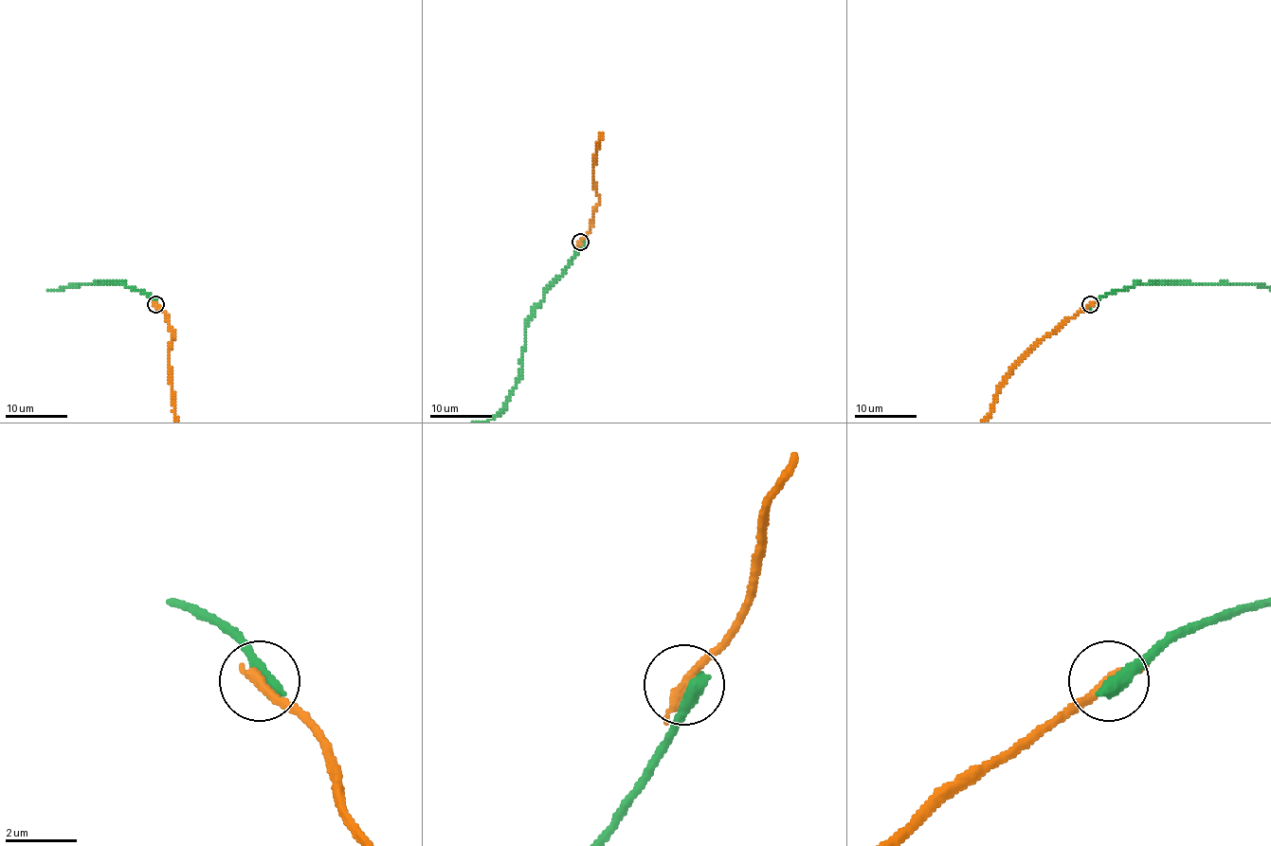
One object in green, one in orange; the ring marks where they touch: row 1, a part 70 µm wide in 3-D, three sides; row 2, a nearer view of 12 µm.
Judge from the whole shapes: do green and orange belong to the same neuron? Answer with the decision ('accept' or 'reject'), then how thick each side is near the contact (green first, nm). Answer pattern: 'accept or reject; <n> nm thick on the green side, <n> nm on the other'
reject; 480 nm thick on the green side, 260 nm on the other

